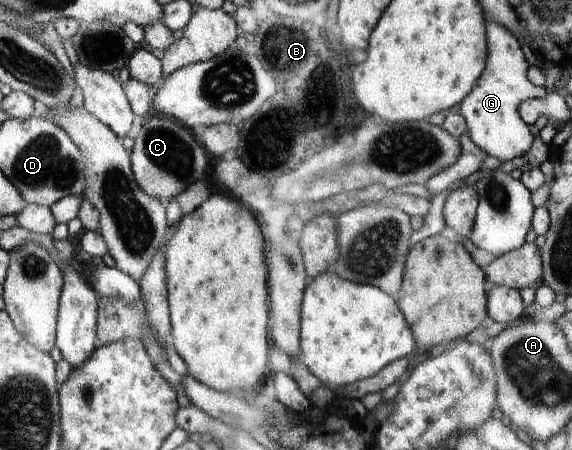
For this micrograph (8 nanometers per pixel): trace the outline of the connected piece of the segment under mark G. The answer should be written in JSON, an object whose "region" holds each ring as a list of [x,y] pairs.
{"region":[[[486,21],[486,43],[487,43],[487,57],[485,61],[485,68],[482,75],[476,80],[474,89],[461,101],[460,114],[465,119],[465,124],[470,139],[487,155],[492,155],[508,161],[514,157],[522,157],[528,153],[534,135],[536,132],[530,130],[529,125],[519,116],[518,106],[530,98],[545,98],[547,96],[544,87],[535,86],[526,76],[526,71],[530,67],[526,61],[526,57],[520,48],[520,45],[512,32],[509,32],[504,26],[499,27],[492,22]]]}

